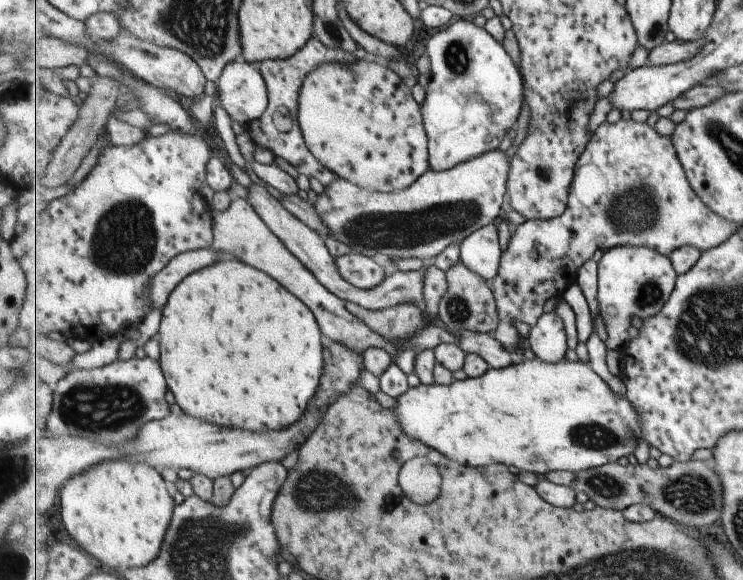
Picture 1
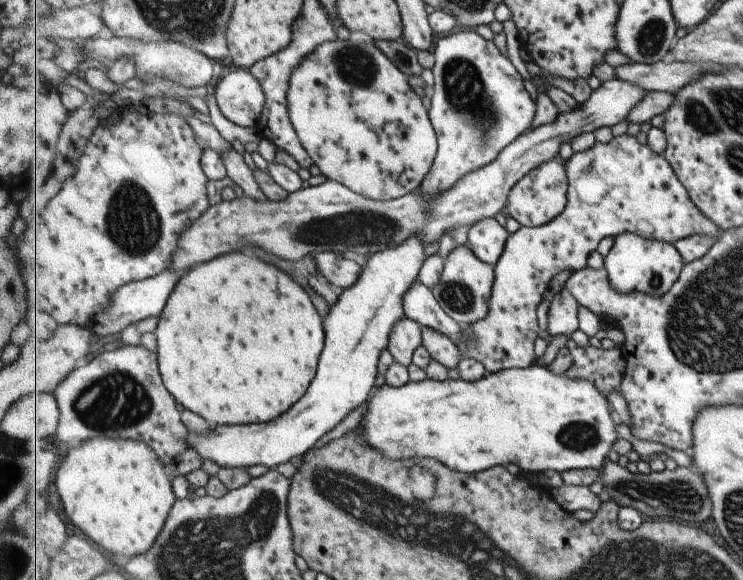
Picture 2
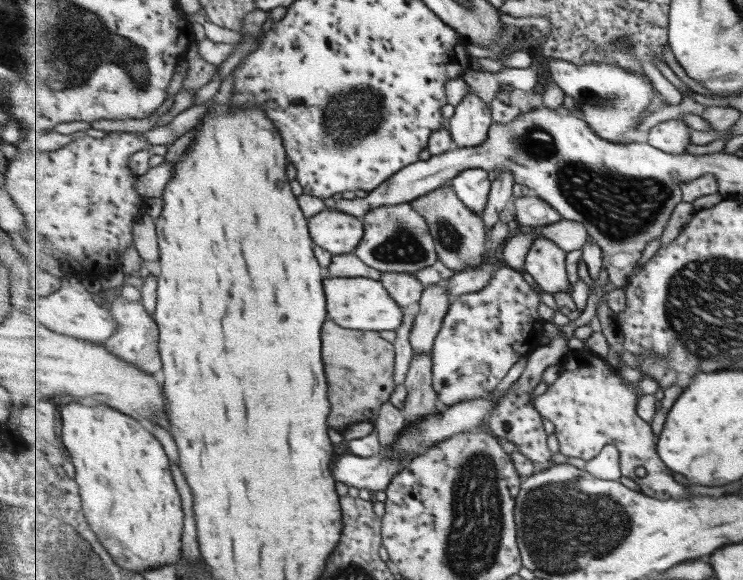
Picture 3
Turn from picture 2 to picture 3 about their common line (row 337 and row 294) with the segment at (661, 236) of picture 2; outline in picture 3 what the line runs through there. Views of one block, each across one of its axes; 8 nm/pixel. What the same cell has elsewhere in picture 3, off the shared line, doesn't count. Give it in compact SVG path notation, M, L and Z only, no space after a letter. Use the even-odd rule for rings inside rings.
M508 269L495 273L489 285L480 291L453 298L432 353L434 386L444 406L489 397L497 384L509 374L509 370L540 346L544 332L539 315L540 304L539 293L533 287L525 286L517 278L517 273Z

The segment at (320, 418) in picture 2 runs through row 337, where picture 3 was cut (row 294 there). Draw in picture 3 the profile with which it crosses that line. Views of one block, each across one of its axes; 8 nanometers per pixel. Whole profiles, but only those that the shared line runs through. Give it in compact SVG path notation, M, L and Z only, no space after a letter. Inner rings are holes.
M357 277L324 278L326 298L328 299L328 315L341 327L351 330L367 330L374 332L394 331L404 326L404 311L396 299L389 296L383 284L377 279Z

